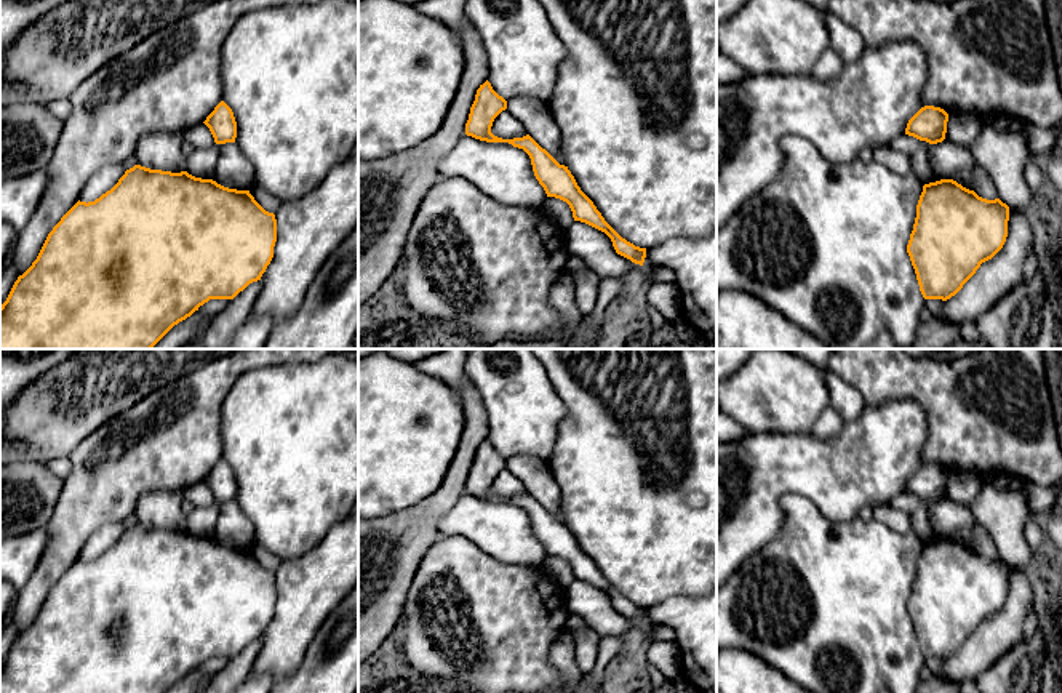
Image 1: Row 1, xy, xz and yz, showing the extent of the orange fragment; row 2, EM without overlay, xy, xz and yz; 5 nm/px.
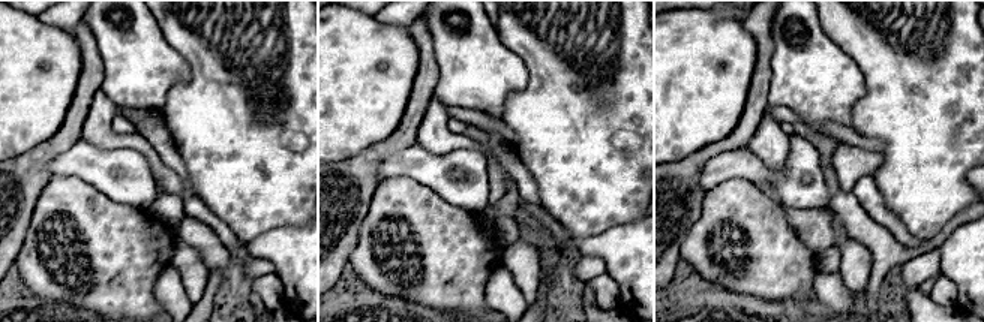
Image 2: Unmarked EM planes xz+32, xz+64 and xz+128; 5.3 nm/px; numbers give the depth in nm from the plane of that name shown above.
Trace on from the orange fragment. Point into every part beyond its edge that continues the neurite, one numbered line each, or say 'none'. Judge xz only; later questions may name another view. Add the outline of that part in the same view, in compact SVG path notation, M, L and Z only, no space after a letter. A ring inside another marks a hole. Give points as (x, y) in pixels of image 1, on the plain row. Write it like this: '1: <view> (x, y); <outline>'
none

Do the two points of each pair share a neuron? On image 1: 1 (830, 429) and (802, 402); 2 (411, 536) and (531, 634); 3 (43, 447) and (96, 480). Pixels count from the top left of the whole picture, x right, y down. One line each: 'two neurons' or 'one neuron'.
1: two neurons
2: two neurons
3: two neurons

